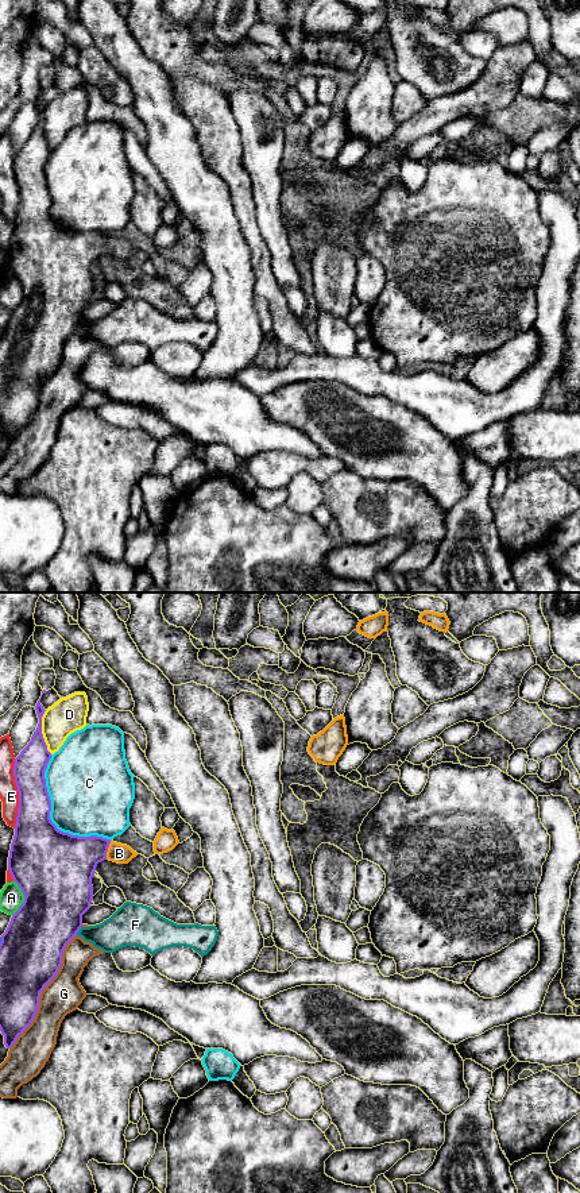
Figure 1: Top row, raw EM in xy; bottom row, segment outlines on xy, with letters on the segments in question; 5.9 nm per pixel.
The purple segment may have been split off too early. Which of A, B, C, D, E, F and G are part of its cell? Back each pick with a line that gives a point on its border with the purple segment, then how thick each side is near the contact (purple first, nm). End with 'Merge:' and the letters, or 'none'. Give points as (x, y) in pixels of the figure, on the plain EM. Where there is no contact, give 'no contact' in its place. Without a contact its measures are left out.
B: xy (107, 246) | 340/120 nm
Merge: B

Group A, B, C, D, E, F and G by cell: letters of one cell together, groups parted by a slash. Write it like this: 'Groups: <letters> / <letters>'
Groups: A / B / C / D / E / F / G

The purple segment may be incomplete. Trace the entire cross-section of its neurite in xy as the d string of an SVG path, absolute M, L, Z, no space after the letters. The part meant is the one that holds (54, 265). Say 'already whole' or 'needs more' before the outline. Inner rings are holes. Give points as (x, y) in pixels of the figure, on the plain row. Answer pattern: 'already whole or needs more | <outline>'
needs more | M40 94L35 101L39 119L28 140L15 154L13 171L19 188L15 231L11 239L8 265L24 290L24 297L12 310L0 332L0 426L11 444L18 432L31 420L40 387L55 372L66 340L82 323L82 310L92 302L92 273L104 255L128 259L138 251L129 242L90 231L63 228L50 215L51 196L45 166L51 154L42 130L45 104Z

